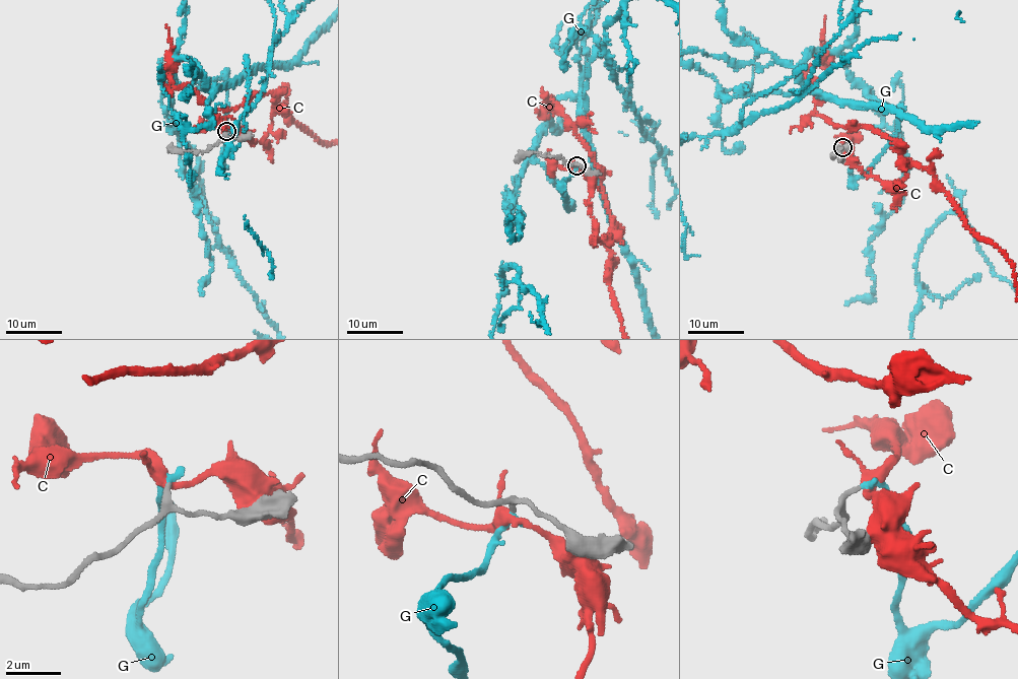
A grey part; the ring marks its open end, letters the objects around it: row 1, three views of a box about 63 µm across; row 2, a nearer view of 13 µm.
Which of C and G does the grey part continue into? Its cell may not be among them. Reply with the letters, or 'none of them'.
G

